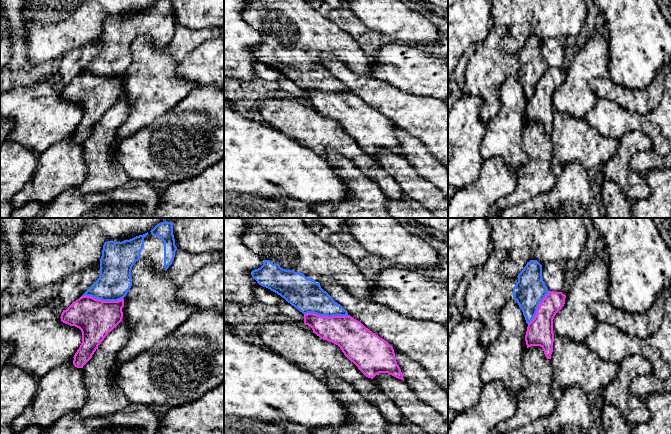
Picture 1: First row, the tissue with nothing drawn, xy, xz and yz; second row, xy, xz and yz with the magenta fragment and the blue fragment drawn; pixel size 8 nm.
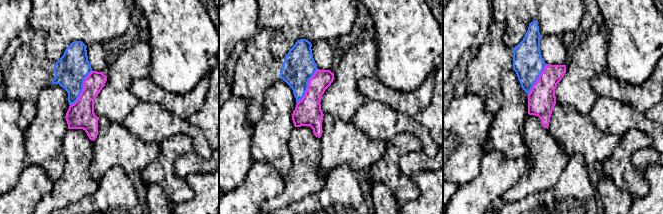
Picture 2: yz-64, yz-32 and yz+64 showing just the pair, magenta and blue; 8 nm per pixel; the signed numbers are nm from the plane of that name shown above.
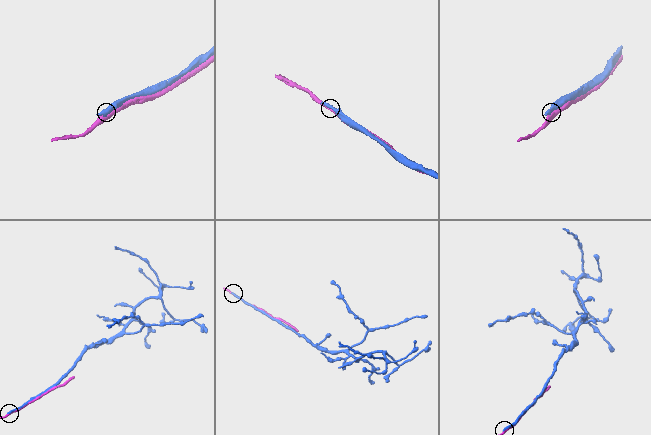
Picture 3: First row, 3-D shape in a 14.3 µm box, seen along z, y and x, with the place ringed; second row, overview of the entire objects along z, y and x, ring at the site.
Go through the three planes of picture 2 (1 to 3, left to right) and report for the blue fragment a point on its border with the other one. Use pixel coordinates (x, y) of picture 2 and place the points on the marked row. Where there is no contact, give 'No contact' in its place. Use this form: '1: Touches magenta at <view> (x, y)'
1: Touches magenta at yz-64 (83, 88)
2: Touches magenta at yz-32 (308, 86)
3: Touches magenta at yz+64 (537, 79)

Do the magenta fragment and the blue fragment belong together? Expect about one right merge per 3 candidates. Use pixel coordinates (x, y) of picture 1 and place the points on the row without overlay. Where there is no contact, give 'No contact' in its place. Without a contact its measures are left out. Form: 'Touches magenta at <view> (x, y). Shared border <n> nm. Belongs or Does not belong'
Touches magenta at xz (326, 92). Shared border 360 nm. Does not belong

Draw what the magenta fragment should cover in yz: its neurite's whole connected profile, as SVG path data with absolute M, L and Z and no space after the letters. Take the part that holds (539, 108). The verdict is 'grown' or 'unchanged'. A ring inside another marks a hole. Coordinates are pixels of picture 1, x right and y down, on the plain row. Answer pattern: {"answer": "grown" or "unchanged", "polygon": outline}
{"answer": "unchanged", "polygon": "M549 67L538 81L534 95L528 100L525 117L527 124L540 122L547 135L553 128L553 95L565 80L566 71L562 68Z"}

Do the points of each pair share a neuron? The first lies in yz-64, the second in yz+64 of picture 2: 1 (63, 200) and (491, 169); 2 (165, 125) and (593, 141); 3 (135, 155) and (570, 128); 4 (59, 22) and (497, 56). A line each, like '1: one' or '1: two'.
1: two
2: two
3: one
4: two

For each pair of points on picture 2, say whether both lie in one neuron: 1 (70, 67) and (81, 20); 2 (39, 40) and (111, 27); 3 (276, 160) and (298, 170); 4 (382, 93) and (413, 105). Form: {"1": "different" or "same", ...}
{"1": "different", "2": "different", "3": "different", "4": "same"}

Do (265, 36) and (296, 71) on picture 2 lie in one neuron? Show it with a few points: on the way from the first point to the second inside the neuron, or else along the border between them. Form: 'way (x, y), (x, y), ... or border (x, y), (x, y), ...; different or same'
way (265, 48), (265, 53), (280, 68), (284, 68); same

